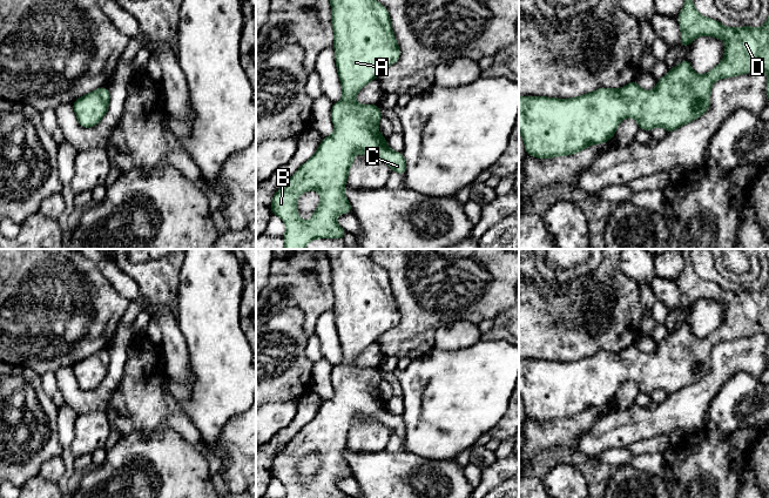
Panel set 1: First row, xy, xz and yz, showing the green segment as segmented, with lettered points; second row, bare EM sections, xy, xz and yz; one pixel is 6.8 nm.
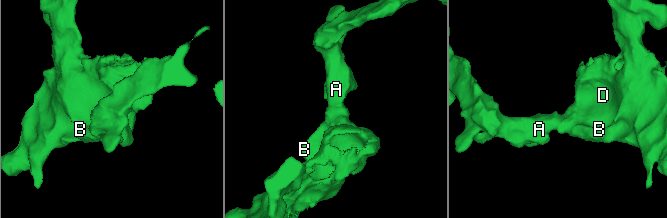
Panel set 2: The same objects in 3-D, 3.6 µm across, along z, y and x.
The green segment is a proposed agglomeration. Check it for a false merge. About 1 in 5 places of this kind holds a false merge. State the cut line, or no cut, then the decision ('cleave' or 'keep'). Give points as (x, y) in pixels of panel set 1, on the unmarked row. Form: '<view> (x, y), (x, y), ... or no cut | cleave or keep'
no cut | keep

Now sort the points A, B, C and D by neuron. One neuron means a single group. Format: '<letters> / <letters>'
A B C D

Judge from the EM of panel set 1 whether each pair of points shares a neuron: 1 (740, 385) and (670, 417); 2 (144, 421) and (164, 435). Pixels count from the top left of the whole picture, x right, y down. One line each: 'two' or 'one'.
1: two
2: two

